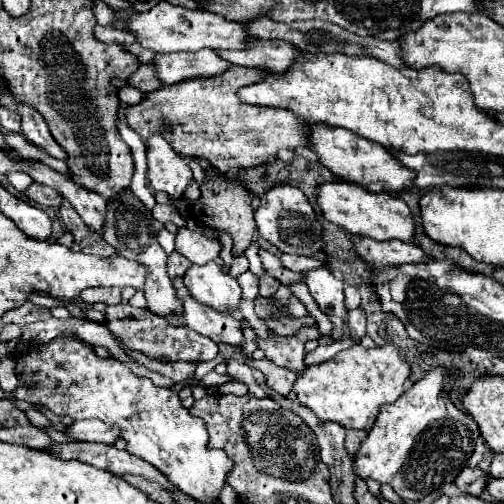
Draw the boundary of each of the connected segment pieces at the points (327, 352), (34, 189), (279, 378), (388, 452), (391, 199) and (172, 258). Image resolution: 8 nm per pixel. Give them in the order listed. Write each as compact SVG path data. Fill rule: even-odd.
M347 324L344 327L344 335L343 341L332 343L329 345L320 344L315 350L308 353L305 357L305 365L312 366L314 364L319 364L325 362L326 360L330 360L338 354L338 352L352 347L355 343L351 338L350 331L348 330Z
M36 182L24 194L26 194L26 198L30 198L30 200L34 200L46 208L58 208L62 202L62 196L54 188L48 188L48 186L42 186Z
M266 358L262 360L254 360L254 368L258 368L264 376L266 376L266 382L270 388L274 388L278 394L286 396L290 390L292 390L292 384L296 380L296 374L286 370L286 368L280 368L272 362L268 362Z
M432 370L412 384L394 404L382 406L360 450L352 456L354 474L360 480L376 480L390 484L406 502L416 502L444 484L454 482L456 474L466 466L480 438L474 420L458 410L444 396L444 370Z
M328 182L320 186L318 206L324 218L336 226L342 226L354 236L366 236L372 240L402 240L414 242L416 236L416 220L408 208L408 204L390 194L372 194L358 184L350 182Z
M172 252L170 256L168 256L168 274L170 274L170 278L176 278L176 276L184 276L184 272L186 272L186 268L190 266L190 262L188 262L188 258L184 258L182 254L176 254L176 252Z

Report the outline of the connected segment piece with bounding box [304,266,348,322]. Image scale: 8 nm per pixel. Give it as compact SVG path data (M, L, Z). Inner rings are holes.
M322 266L304 272L304 282L324 314L338 316L346 322L348 311L344 308L344 282L334 278L330 268Z

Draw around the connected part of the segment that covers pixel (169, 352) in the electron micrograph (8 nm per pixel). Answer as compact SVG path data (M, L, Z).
M130 304L108 306L106 310L106 324L112 334L116 334L126 348L142 352L144 356L160 362L176 362L176 360L190 360L190 362L206 362L214 360L218 354L216 342L196 334L187 326L174 327L167 323L164 317L152 314L148 308L134 308Z

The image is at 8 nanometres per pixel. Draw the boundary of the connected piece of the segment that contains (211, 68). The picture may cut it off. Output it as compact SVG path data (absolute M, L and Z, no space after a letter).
M198 50L158 54L154 66L158 78L170 86L172 82L182 82L184 78L210 78L212 74L222 74L232 64L224 62L216 50Z

